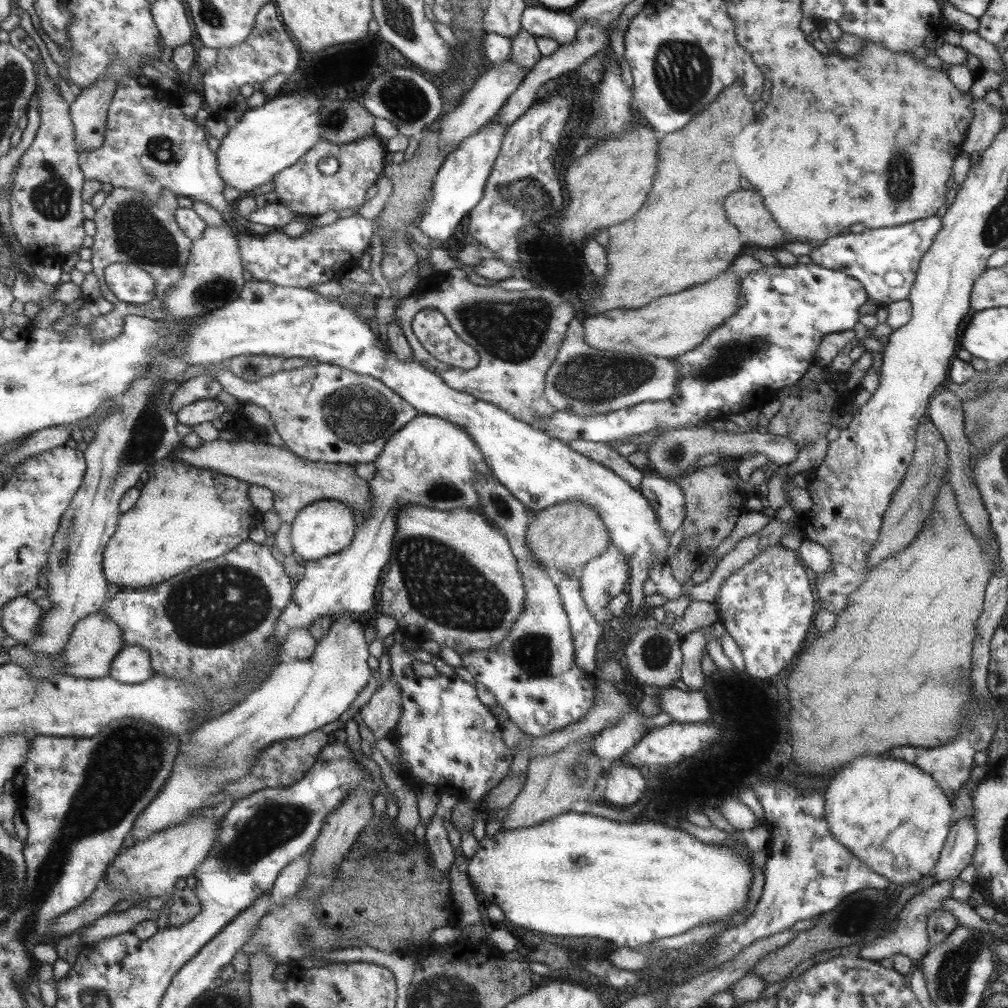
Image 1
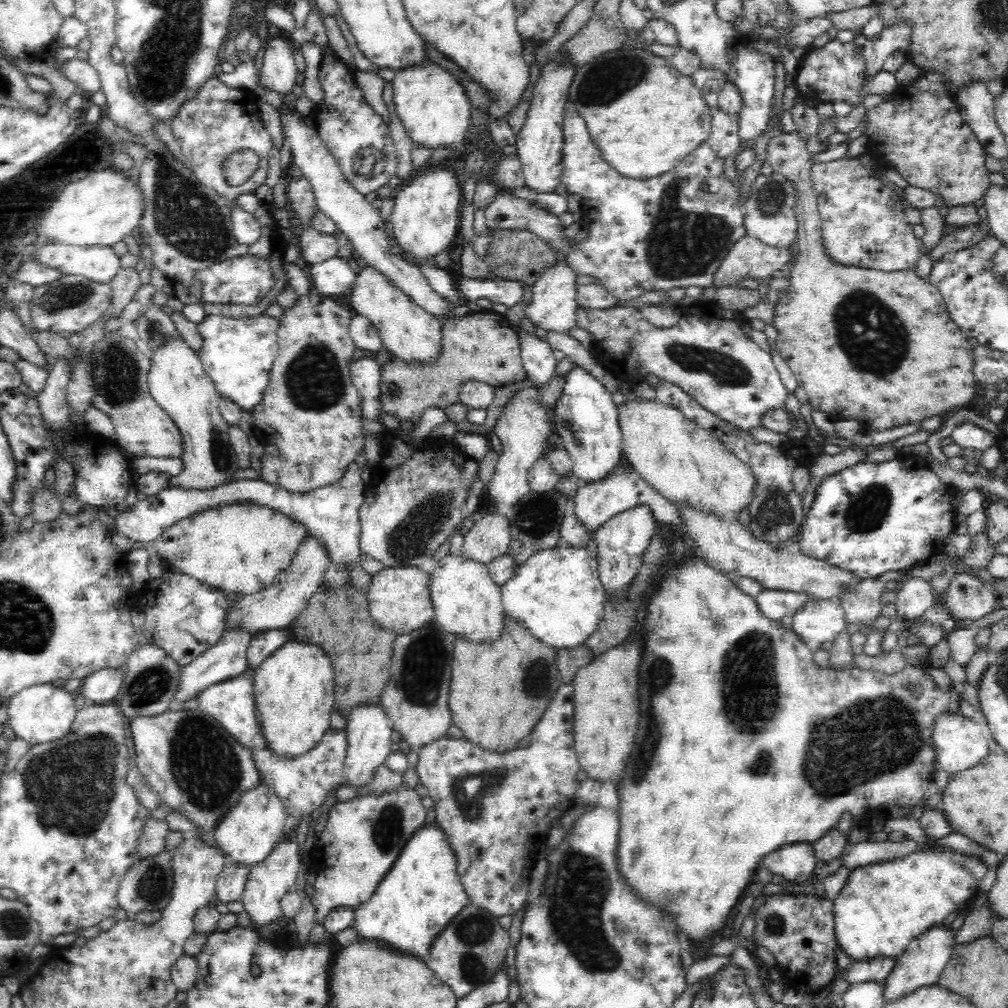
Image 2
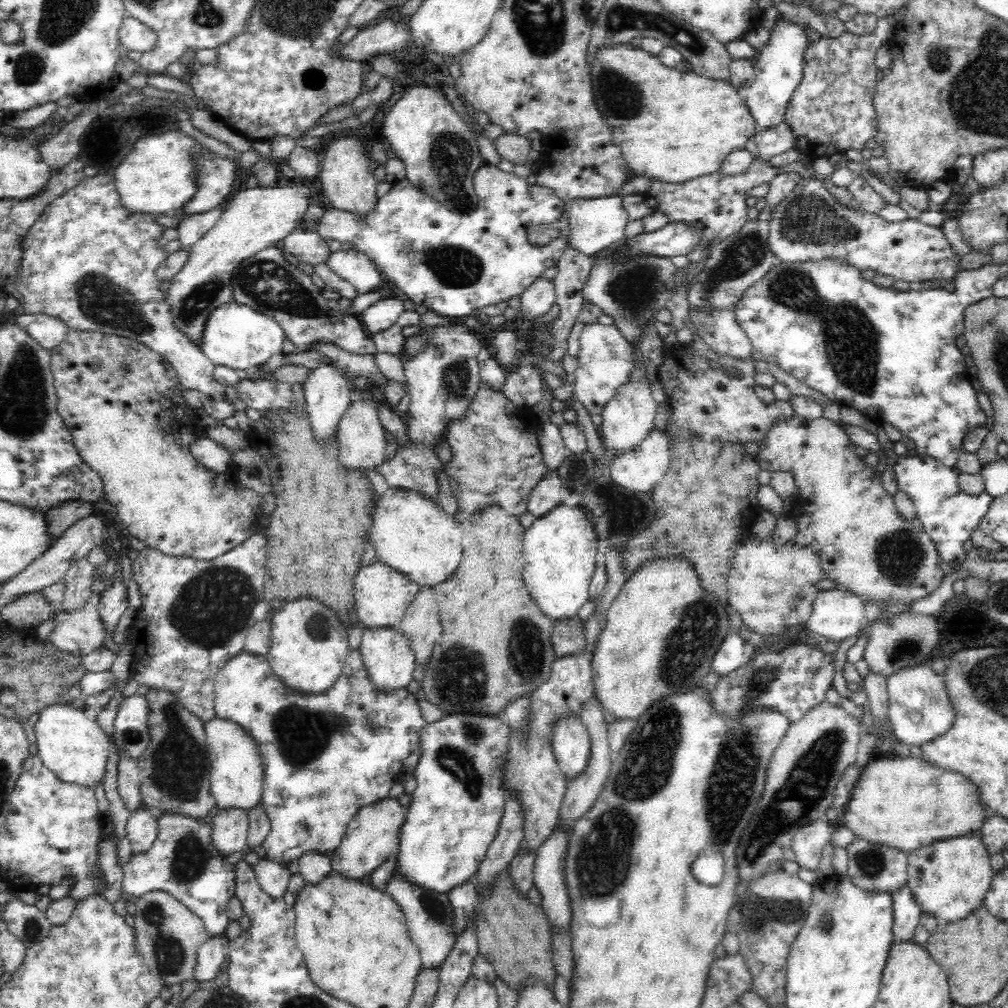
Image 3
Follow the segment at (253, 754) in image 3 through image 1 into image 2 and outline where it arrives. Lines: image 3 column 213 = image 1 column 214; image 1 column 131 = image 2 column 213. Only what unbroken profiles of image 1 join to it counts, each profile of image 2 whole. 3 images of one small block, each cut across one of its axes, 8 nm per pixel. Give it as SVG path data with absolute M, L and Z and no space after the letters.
M263 782L238 797L238 804L226 812L212 830L216 846L225 852L227 860L252 868L264 860L279 844L285 826L285 806L272 788Z

